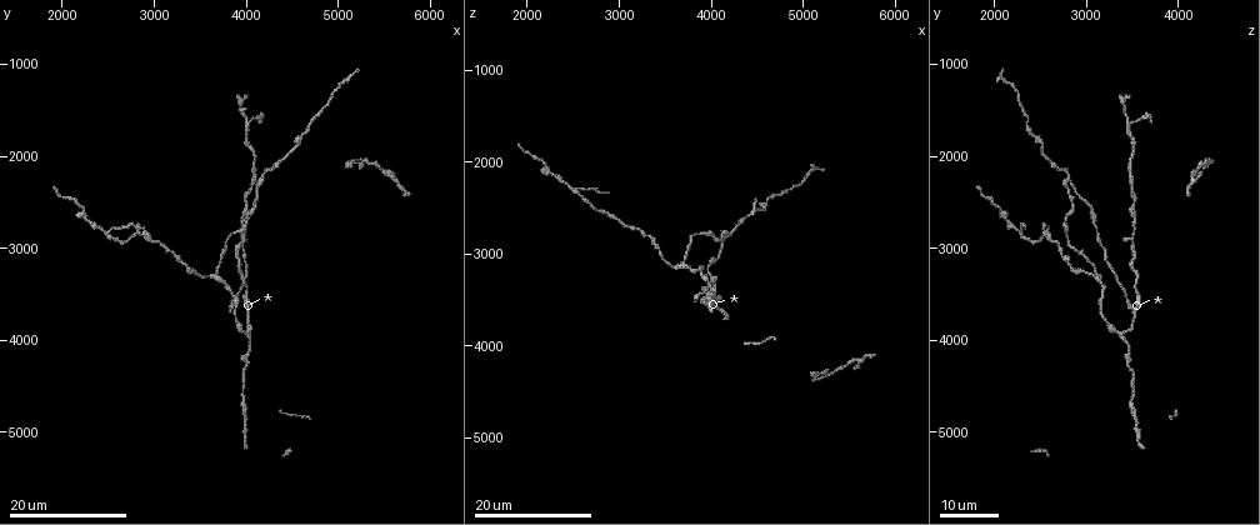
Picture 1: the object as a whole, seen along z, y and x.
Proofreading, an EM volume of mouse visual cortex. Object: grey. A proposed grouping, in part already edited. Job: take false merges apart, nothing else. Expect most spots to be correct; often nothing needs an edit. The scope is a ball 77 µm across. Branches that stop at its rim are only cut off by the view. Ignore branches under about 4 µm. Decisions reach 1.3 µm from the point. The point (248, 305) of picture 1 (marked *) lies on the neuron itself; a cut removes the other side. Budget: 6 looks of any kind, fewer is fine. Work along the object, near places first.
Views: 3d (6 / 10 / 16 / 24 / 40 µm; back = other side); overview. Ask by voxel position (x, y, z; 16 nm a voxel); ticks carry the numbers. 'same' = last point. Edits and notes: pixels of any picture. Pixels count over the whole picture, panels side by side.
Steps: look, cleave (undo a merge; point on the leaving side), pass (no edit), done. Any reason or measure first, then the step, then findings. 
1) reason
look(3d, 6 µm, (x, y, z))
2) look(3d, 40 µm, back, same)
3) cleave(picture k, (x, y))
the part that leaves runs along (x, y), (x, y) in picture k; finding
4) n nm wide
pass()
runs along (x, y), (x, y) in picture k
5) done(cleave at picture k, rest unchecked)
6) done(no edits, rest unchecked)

look(3d, 24 µm, (4150, 2250, 2800))

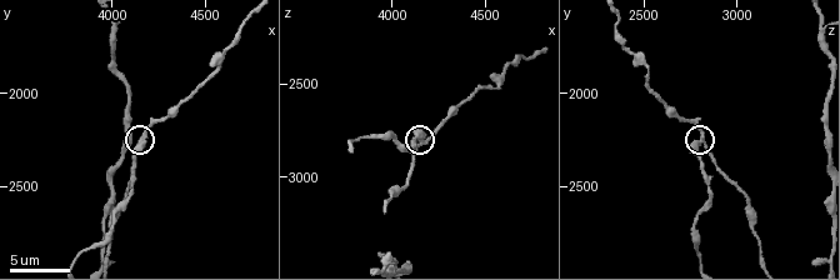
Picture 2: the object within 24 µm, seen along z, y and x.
closer look
look(3d, 10 µm, (4160, 2260, 2820))

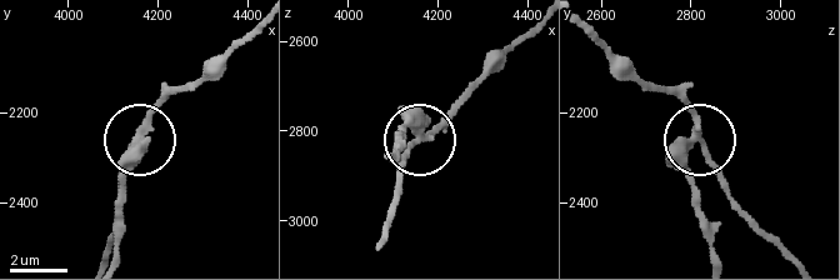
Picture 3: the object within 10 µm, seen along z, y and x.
cleave(picture 3, (409, 158))
the part that leaves runs along (425, 138), (404, 156), (404, 180), (381, 238) in picture 3; two neurons meet here

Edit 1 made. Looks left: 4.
small branch off a trunk
look(3d, 24 µm, (4000, 1650, 3450))

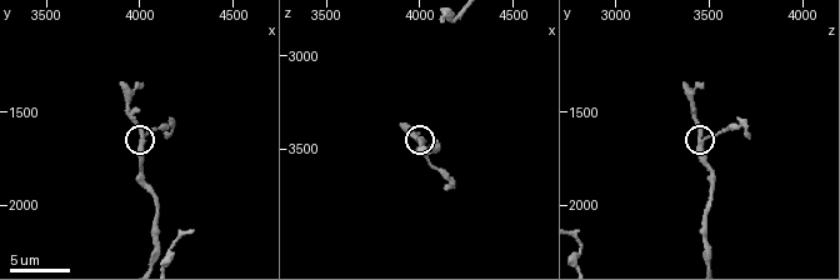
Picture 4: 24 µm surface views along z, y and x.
look(3d, 10 µm, (4020, 1640, 3480))

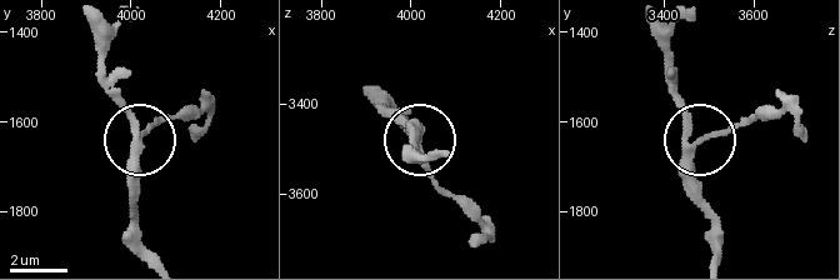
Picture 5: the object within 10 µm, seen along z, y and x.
260 nm wide
pass()
runs along (158, 255), (136, 219), (129, 119), (103, 85) in picture 5; one neuron here

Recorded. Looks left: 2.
three arms meet
look(3d, 16 µm, (2500, 2850, 2300))

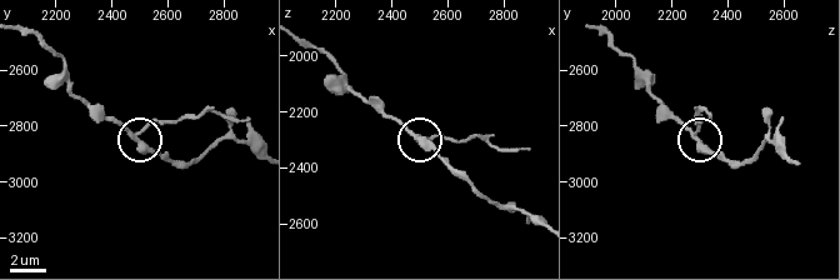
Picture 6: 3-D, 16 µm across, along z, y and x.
look(3d, 6 µm, (2490, 2820, 2290))

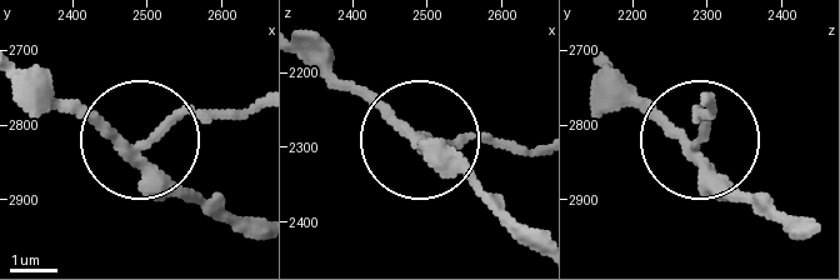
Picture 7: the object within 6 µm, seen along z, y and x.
3 arms
pass()
all the same neuron

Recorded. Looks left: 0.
done(cleave at picture 3, rest unchecked)

